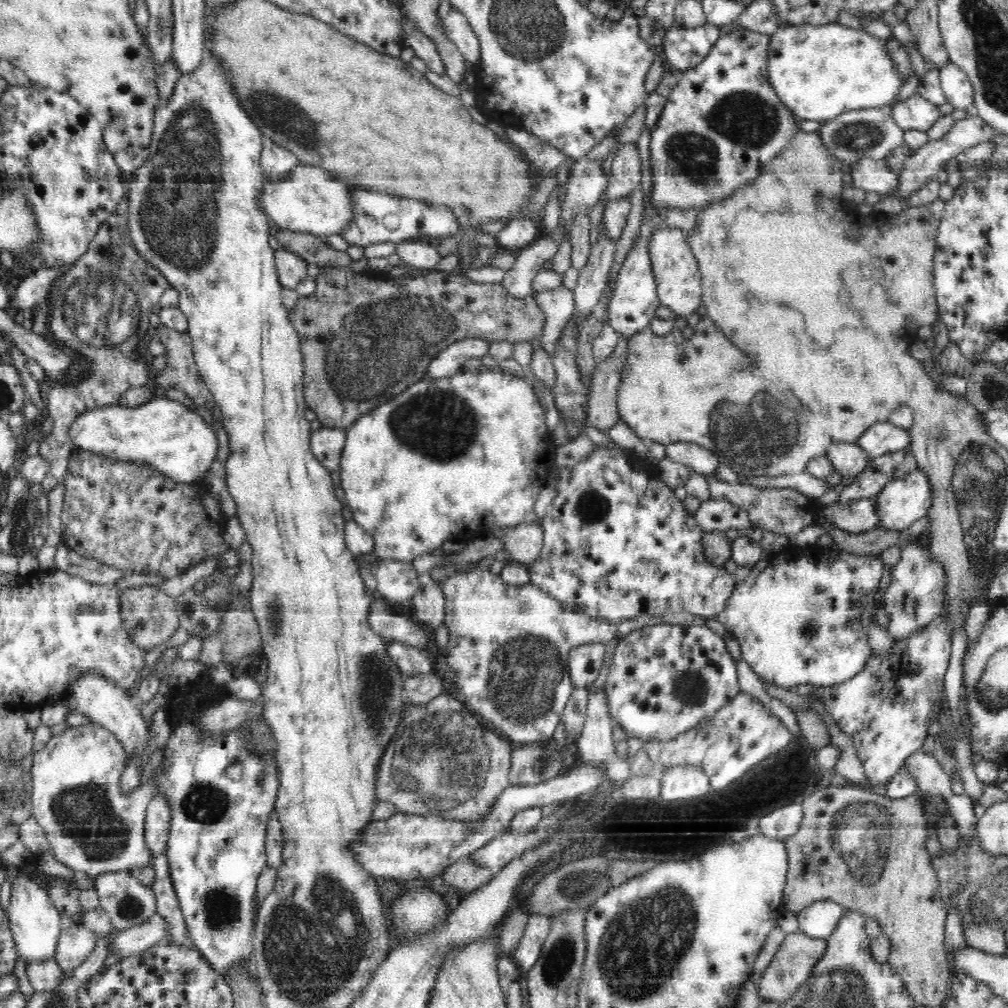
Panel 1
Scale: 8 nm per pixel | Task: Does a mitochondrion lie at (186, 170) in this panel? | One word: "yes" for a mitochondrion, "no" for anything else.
yes

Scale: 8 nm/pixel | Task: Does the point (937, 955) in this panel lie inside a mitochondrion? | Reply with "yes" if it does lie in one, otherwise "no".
no

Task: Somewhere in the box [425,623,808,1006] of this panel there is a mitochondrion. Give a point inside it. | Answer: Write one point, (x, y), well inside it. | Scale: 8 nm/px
(644, 942)

